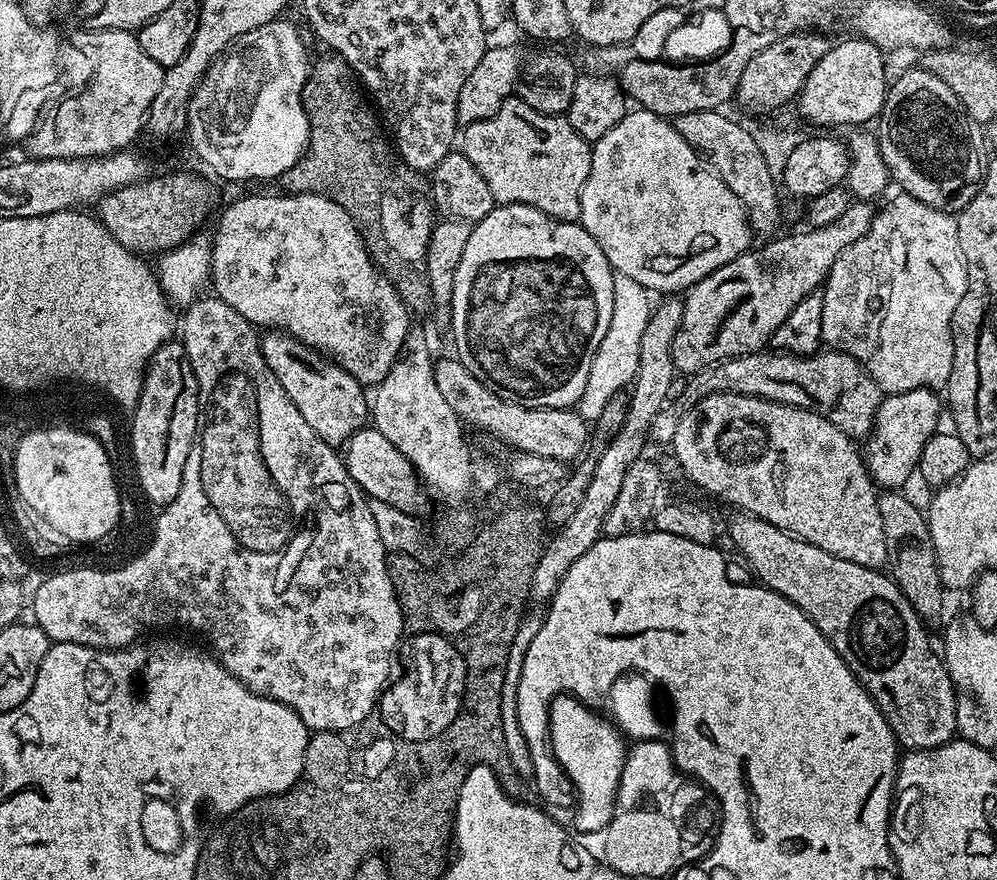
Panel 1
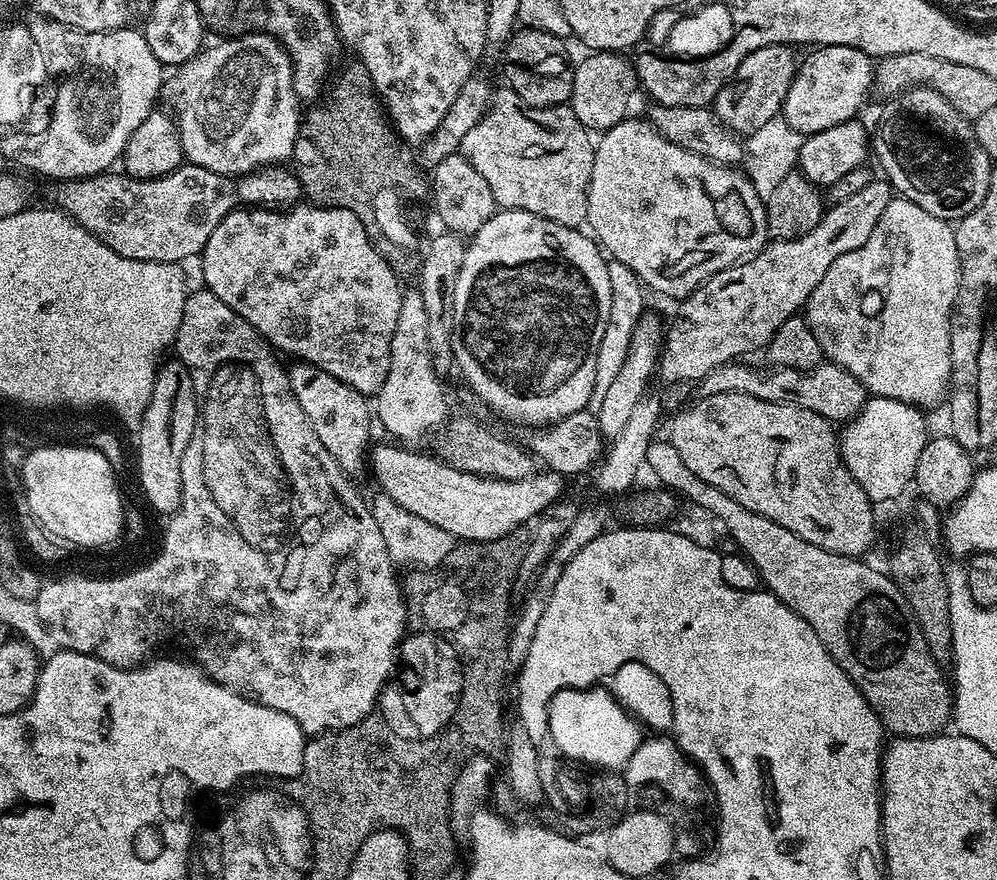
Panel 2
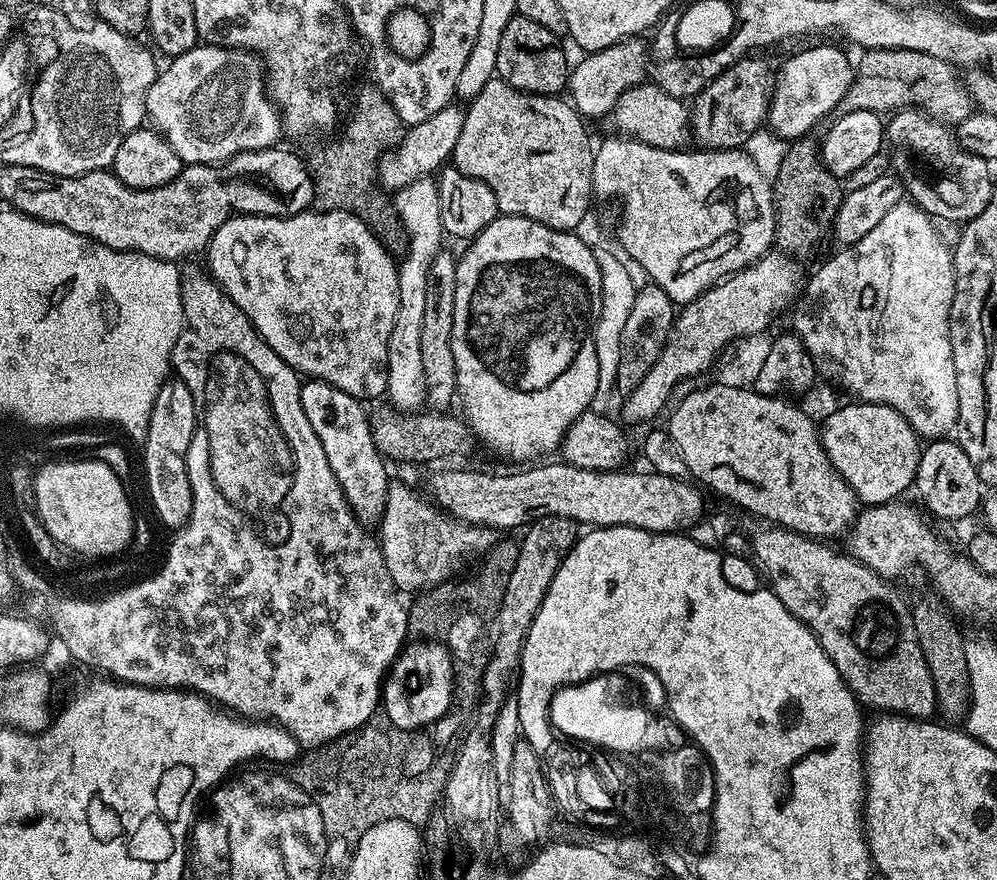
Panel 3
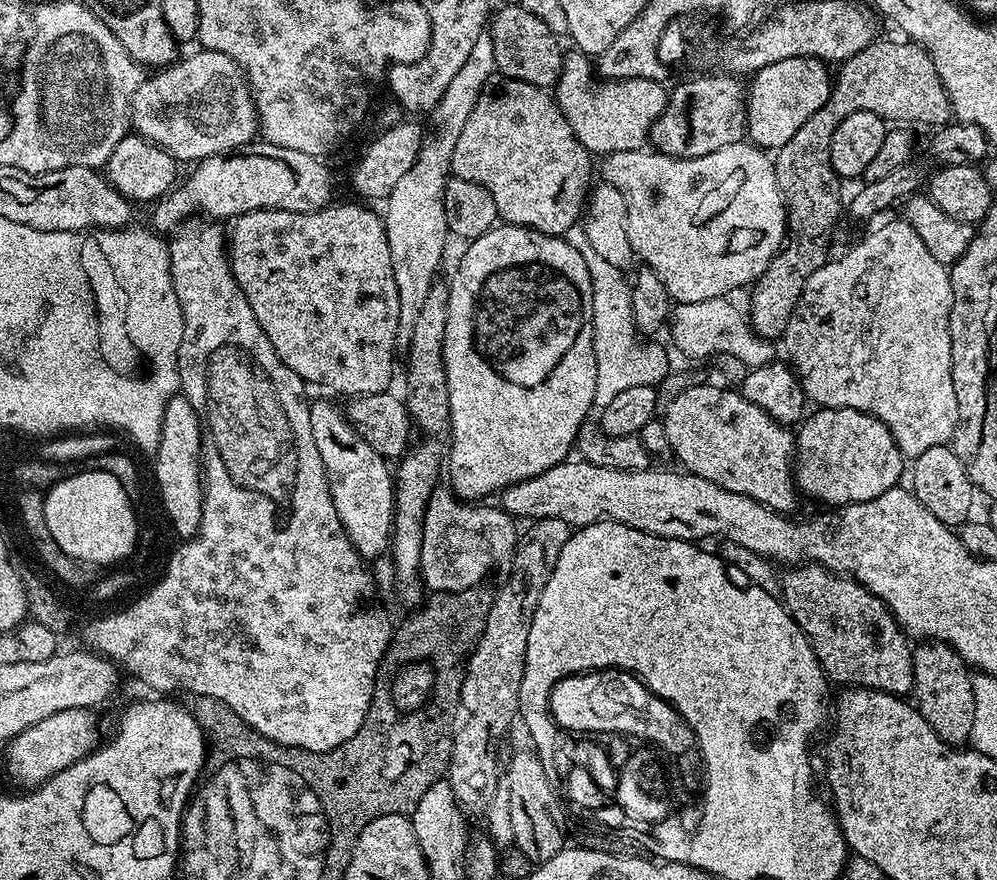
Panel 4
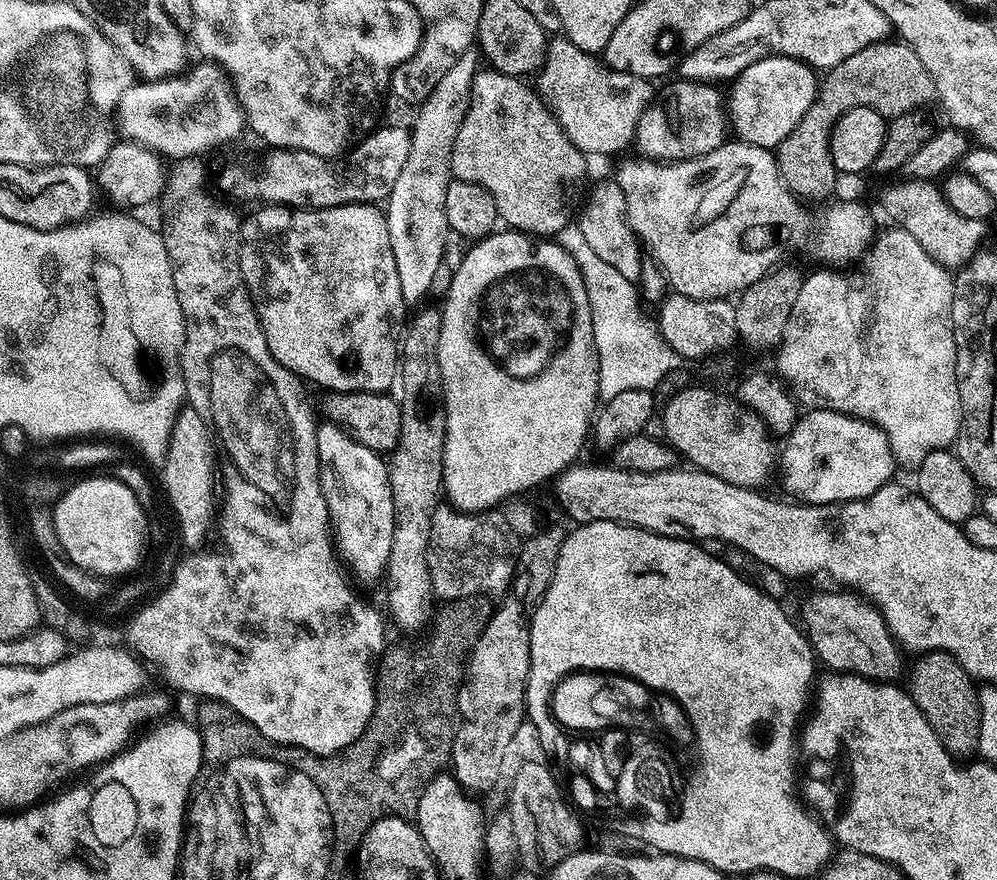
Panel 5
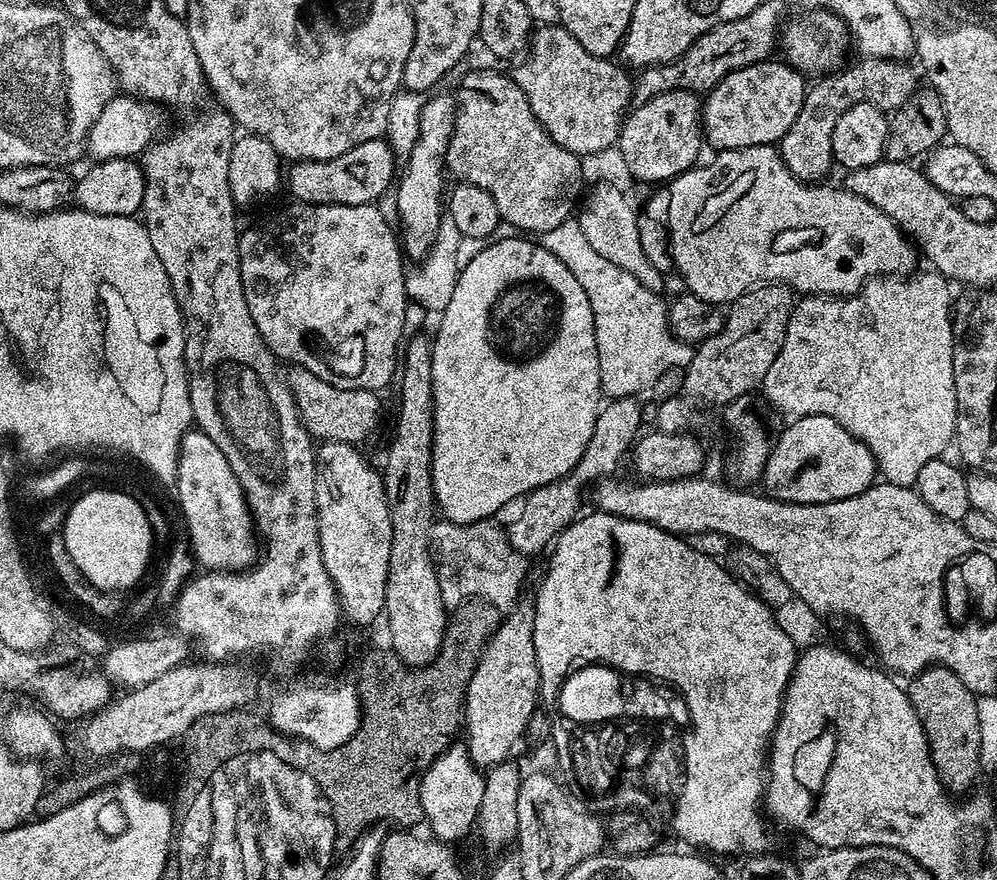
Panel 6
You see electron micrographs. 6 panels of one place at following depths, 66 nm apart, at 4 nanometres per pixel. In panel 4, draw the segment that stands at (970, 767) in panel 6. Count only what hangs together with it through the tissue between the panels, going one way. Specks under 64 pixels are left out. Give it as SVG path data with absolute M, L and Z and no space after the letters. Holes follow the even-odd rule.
M943 642L921 643L913 653L912 665L916 678L914 704L919 708L921 716L926 718L926 722L930 722L931 731L935 732L945 745L967 745L972 739L976 709L976 695L972 689L974 676L970 665L949 644Z

